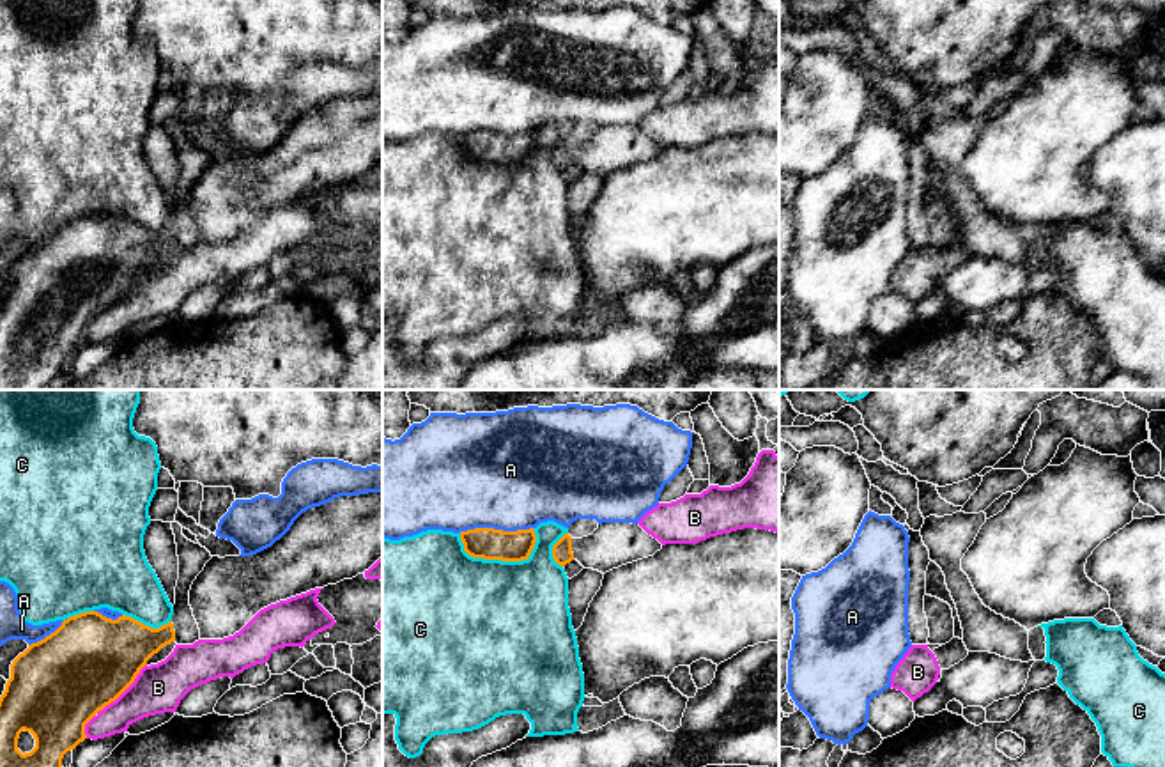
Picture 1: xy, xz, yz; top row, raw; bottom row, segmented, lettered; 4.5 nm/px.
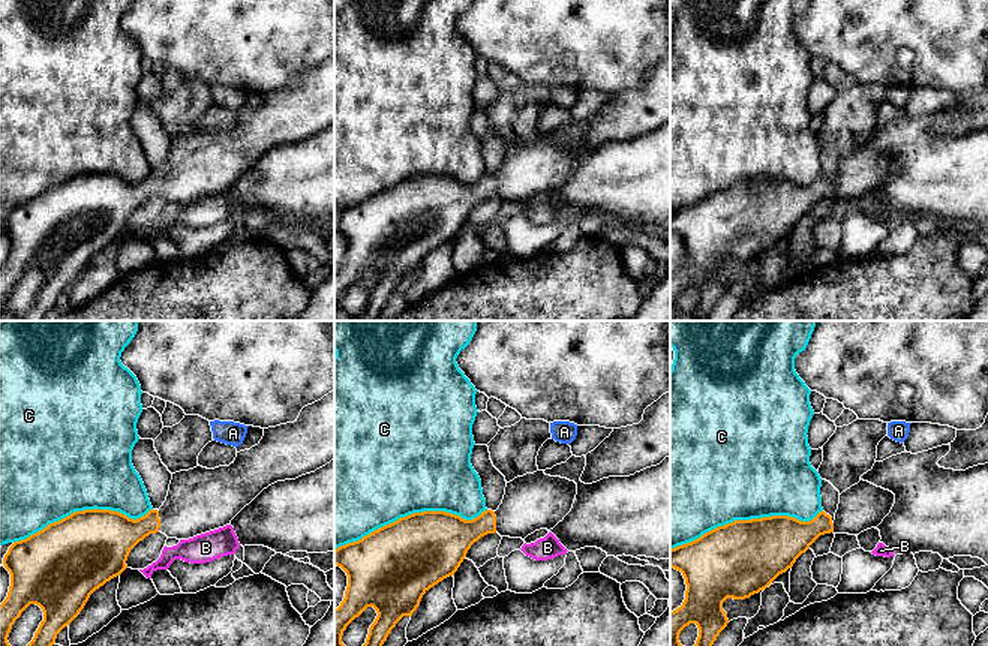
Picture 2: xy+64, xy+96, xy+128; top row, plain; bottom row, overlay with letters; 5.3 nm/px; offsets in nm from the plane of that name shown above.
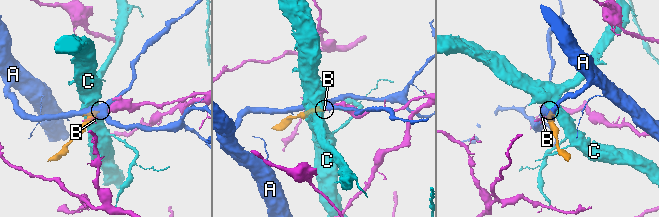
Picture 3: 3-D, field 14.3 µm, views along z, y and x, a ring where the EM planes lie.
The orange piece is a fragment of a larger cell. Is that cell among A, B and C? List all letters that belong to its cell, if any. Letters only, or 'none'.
none

